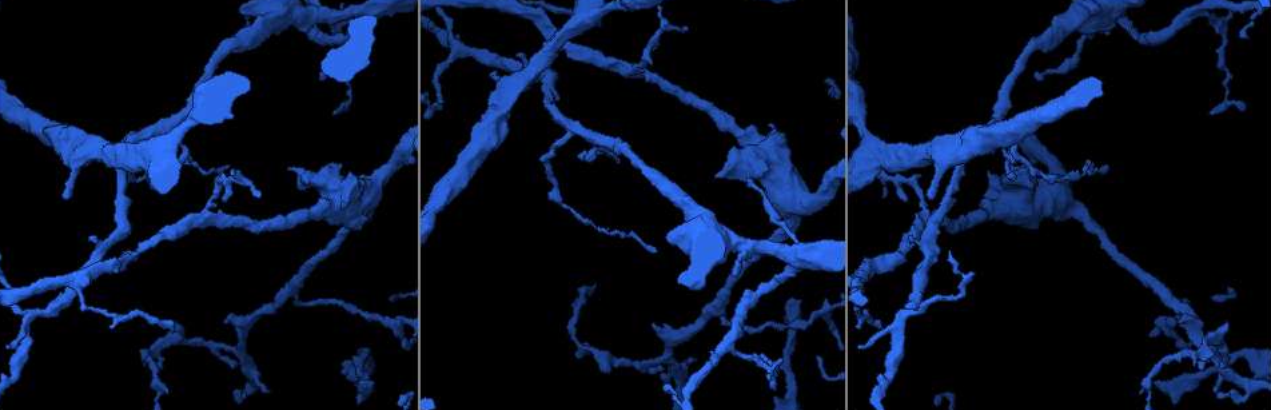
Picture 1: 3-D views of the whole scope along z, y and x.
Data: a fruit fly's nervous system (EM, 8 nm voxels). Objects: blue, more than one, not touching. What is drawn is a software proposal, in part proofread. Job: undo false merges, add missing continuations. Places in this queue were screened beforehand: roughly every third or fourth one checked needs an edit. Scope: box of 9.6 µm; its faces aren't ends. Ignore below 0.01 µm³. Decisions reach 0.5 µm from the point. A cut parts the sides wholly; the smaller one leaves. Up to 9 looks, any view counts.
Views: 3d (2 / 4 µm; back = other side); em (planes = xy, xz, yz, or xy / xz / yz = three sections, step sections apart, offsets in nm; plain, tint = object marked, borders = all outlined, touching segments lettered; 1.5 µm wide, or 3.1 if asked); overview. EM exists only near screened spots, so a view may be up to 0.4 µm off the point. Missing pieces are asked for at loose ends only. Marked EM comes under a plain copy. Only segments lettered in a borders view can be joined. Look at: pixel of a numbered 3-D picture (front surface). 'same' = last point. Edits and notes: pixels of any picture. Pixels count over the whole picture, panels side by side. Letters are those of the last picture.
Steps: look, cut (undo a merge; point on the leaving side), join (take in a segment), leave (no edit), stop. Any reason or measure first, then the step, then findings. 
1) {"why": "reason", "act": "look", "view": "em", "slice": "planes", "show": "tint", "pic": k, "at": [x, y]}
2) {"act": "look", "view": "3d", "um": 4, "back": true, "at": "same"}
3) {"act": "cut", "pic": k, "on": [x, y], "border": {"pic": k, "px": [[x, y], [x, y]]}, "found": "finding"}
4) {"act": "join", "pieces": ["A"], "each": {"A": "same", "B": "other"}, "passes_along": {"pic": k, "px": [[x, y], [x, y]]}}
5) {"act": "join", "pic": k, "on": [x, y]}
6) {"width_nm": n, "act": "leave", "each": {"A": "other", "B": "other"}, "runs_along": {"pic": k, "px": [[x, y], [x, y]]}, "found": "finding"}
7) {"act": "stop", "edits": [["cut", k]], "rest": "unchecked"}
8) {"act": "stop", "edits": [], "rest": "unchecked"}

{"why": "tapers out", "act": "look", "view": "em", "slice": "xz", "step": 8, "show": "borders", "pic": 1, "at": [761, 354]}

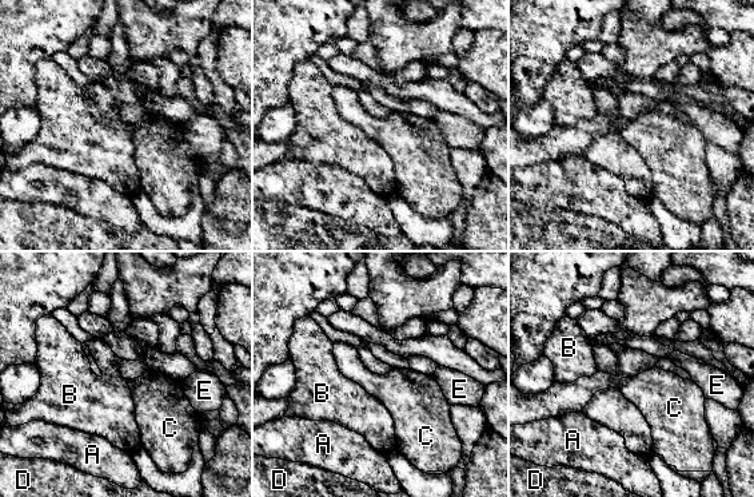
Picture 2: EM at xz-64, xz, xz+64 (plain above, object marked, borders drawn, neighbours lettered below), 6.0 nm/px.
{"act": "look", "view": "em", "slice": "planes", "show": "borders", "at": "same"}

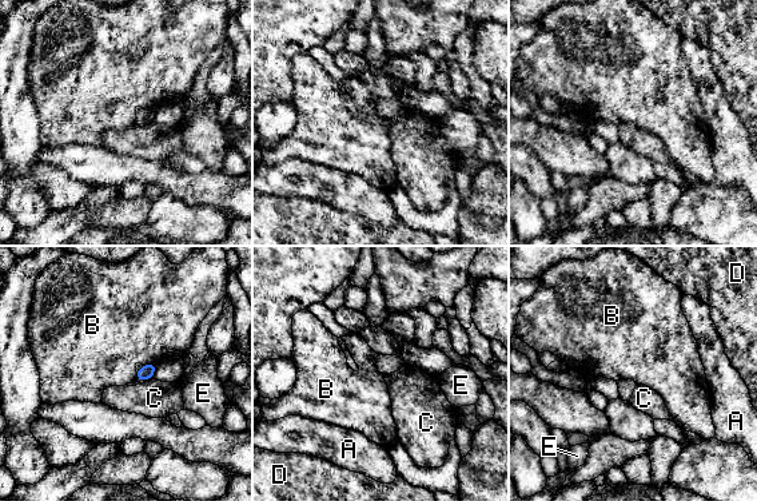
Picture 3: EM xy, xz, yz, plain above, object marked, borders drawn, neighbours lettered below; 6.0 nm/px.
{"act": "leave", "each": {"A": "other", "B": "other", "C": "other", "D": "other", "E": "other"}, "border": {"pic": 3, "px": [[152, 377], [136, 380]]}, "found": "no lettered segment goes on from it"}

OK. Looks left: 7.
{"act": "look", "view": "em", "slice": "yz", "step": 4, "show": "borders", "pic": 1, "at": [289, 169]}

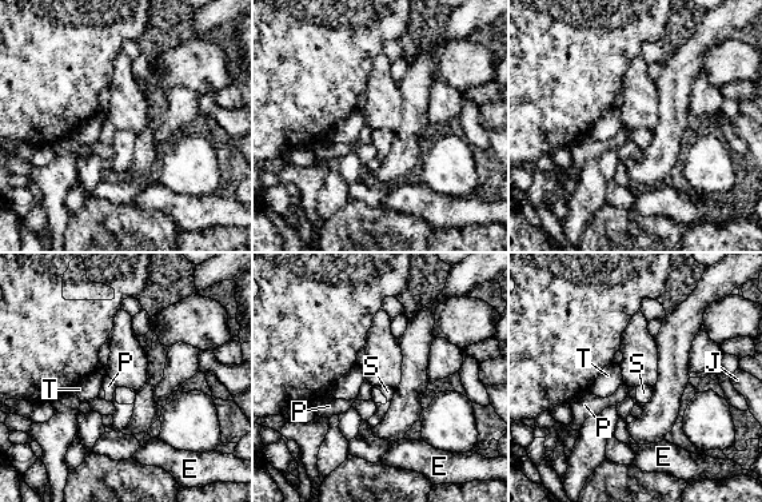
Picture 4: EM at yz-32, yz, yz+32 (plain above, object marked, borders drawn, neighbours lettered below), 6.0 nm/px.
{"why": "another direction", "act": "look", "view": "em", "slice": "planes", "show": "borders", "at": "same"}

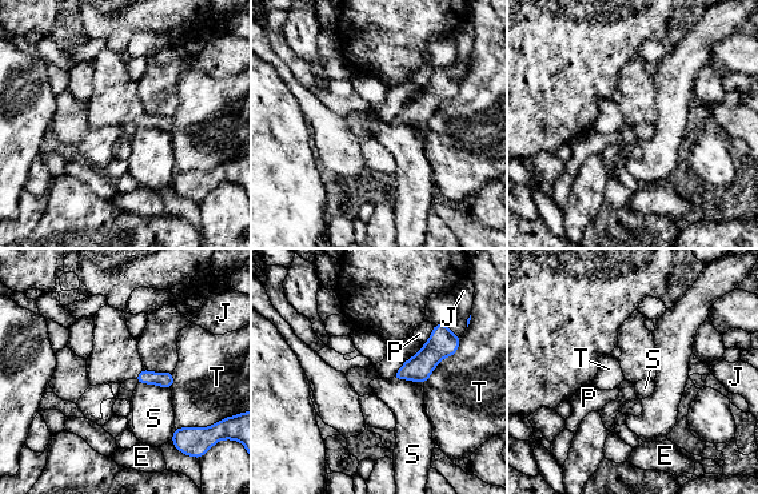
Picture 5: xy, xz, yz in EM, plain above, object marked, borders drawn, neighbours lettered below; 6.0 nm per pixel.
{"act": "leave", "each": {"E": "other", "J": "other", "P": "other", "S": "other", "T": "other"}, "found": "none of them fits"}

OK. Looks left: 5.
{"why": "free end", "act": "look", "view": "3d", "um": 2, "pic": 1, "at": [492, 76]}

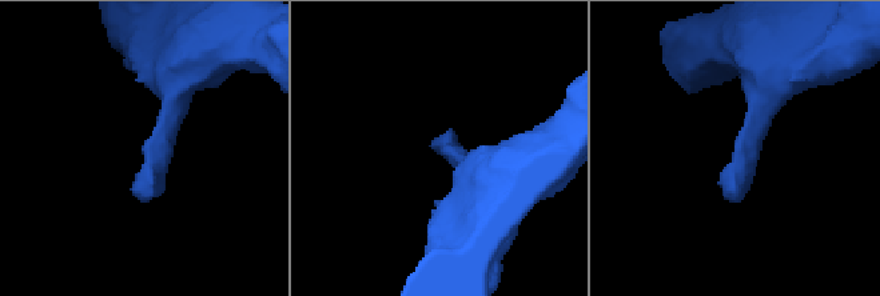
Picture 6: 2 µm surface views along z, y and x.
{"act": "look", "view": "em", "slice": "xz", "step": 4, "show": "tint", "pic": 6, "at": [433, 144]}

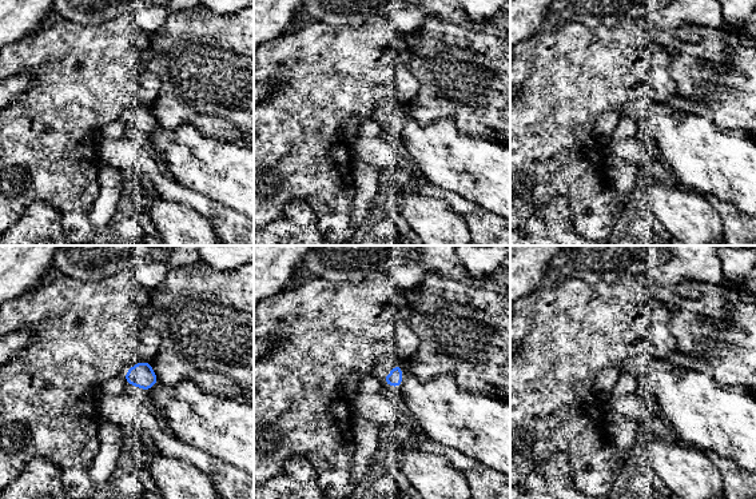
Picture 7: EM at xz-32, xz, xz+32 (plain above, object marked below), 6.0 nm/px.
{"act": "look", "view": "em", "slice": "planes", "show": "borders", "at": "same"}

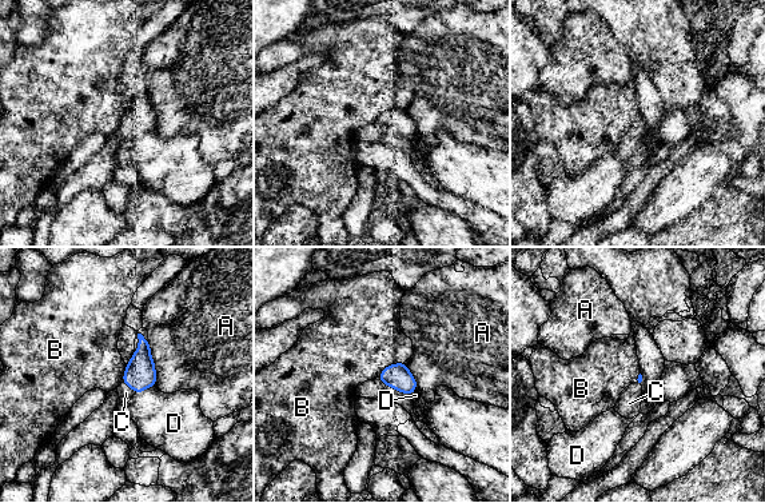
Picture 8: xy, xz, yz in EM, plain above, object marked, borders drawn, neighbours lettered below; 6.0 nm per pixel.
{"act": "join", "pieces": ["C"], "each": {"A": "other", "B": "other", "C": "same", "D": "other"}, "found": "it goes on there"}

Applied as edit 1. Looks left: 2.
{"act": "stop", "edits": [["join", 8]], "rest": "unchecked"}

